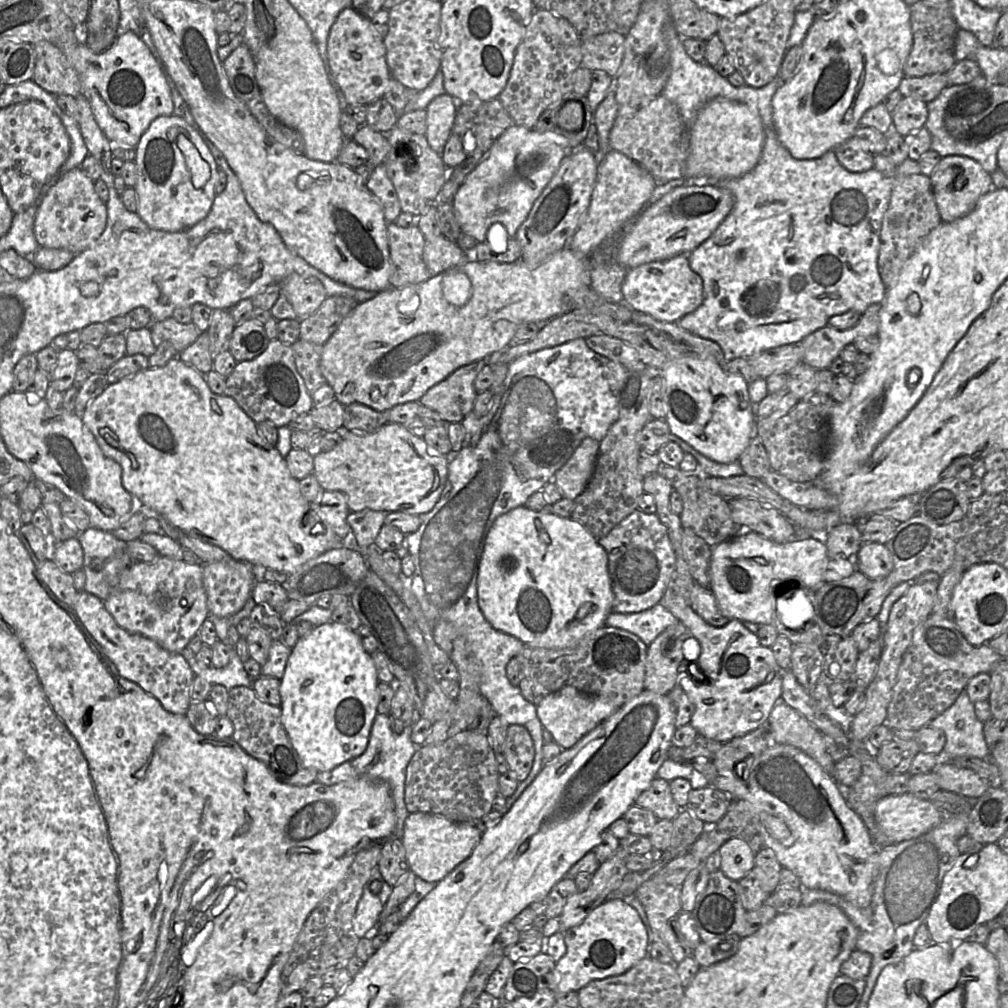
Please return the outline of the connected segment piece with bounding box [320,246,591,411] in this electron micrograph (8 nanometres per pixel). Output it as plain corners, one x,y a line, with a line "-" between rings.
566,246
551,255
539,266
527,266
521,258
512,263
479,262
474,260
452,267
419,284
407,285
400,288
390,286
386,290
376,294
375,297
358,303
344,318
329,340
323,344
320,360
321,373
326,383
333,388
335,399
343,404
343,406
357,402
376,411
389,411
399,404
417,402
431,387
443,381
458,368
478,360
485,360
492,353
507,346
521,325
525,323
544,324
559,315
573,311
572,297
569,292
576,291
579,288
586,288
590,284
589,258
575,253

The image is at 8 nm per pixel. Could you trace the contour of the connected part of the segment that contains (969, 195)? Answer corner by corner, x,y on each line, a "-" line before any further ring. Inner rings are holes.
962,155
942,157
929,177
942,222
952,222
969,214
978,199
993,188
991,174
979,162

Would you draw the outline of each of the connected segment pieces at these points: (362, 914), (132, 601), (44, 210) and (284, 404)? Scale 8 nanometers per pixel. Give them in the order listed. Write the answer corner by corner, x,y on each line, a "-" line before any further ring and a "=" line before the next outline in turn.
378,867
373,868
353,917
353,931
358,938
371,937
371,934
377,929
379,916
384,908
378,895
373,894
370,890
370,885
375,880
381,882
384,880
=
161,555
152,562
133,562
124,569
118,585
103,602
122,629
149,638
172,653
182,653
190,640
198,634
203,622
210,617
202,564
188,564
=
78,167
66,172
43,198
35,215
34,235
40,247
78,254
101,236
106,222
106,204
97,195
94,182
=
277,338
270,340
267,348
251,360
237,362
226,378
224,395
231,397
256,423
270,421
276,427
286,426
300,414
308,413
314,407
303,378
299,374
292,345

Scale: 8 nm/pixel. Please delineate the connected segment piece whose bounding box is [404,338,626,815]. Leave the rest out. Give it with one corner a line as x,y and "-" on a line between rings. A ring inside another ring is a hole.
577,338
566,343
550,347
544,348
526,355
521,356
520,358
516,359
512,363
508,365
508,371
506,378
504,380
503,385
503,395
501,398
500,405
498,410
492,419
489,426
484,430
482,436
478,442
478,444
474,447
463,447
458,453
453,454
450,456
450,462
448,465
448,475
445,483
445,487
443,492
433,507
431,511
428,513
419,515
421,518
421,525
417,531
407,534
406,541
409,545
409,555
412,556
413,562
415,565
415,570
411,577
404,577
411,579
411,586
409,589
415,595
416,599
418,600
422,612
429,623
433,624
435,621
442,619
453,623
458,631
463,635
466,642
468,643
470,650
476,660
479,662
479,666
481,668
481,694
490,702
492,707
494,708
496,714
505,719
509,725
517,724
524,726
530,733
534,747
535,747
535,758
533,762
533,766
531,771
529,772
526,779
518,784
516,791
513,793
511,797
508,797
506,800
506,804
503,809
499,812
502,812
505,815
512,805
516,802
516,800
520,797
520,795
526,790
526,788
533,782
536,776
540,773
543,768
543,730
544,727
542,726
541,721
537,716
536,705
529,702
524,698
521,693
521,690
518,686
513,686
506,675
506,666
508,662
512,658
516,658
517,654
523,649
525,646
518,638
503,633
494,629
491,624
485,619
484,615
482,614
477,599
477,578
479,572
479,563
481,560
485,539
487,536
488,531
490,530
491,526
493,525
494,521
501,516
509,512
510,510
524,506
527,499
536,491
542,490
544,486
549,482
553,481
553,477
555,473
563,467
566,462
570,459
573,455
574,451
580,445
582,440
586,437
591,437
599,442
603,440
606,436
609,428
611,425
617,420
618,418
618,403
619,403
619,395
620,391
623,387
624,381
626,379
626,368
619,362
614,362
608,359
605,356
602,356
592,349
590,349
586,344
586,338

